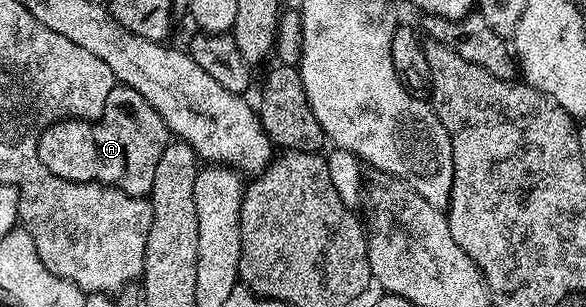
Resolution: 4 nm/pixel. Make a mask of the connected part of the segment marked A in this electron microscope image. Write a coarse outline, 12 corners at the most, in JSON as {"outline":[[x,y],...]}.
{"outline":[[115,83],[97,120],[38,139],[56,178],[149,197],[164,118]]}

